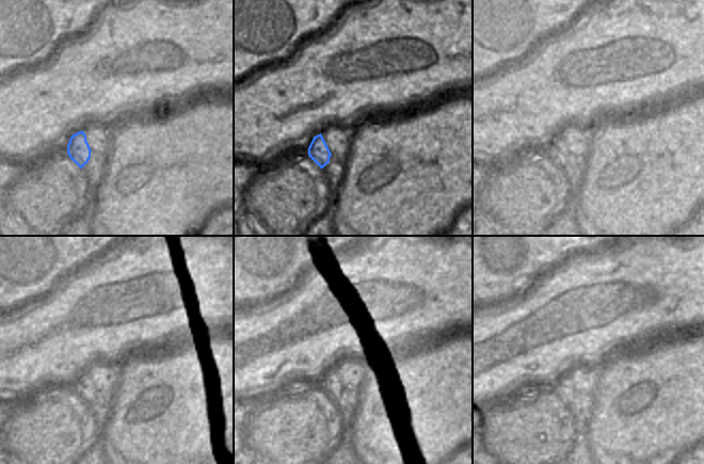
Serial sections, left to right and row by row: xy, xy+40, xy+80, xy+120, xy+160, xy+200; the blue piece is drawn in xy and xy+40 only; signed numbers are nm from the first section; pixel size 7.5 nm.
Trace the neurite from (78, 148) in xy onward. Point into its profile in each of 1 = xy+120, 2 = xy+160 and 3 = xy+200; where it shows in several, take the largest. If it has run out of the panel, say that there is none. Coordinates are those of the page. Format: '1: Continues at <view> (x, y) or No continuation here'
1: Continues at xy+120 (84, 386)
2: Continues at xy+160 (330, 387)
3: Continues at xy+200 (581, 403).

